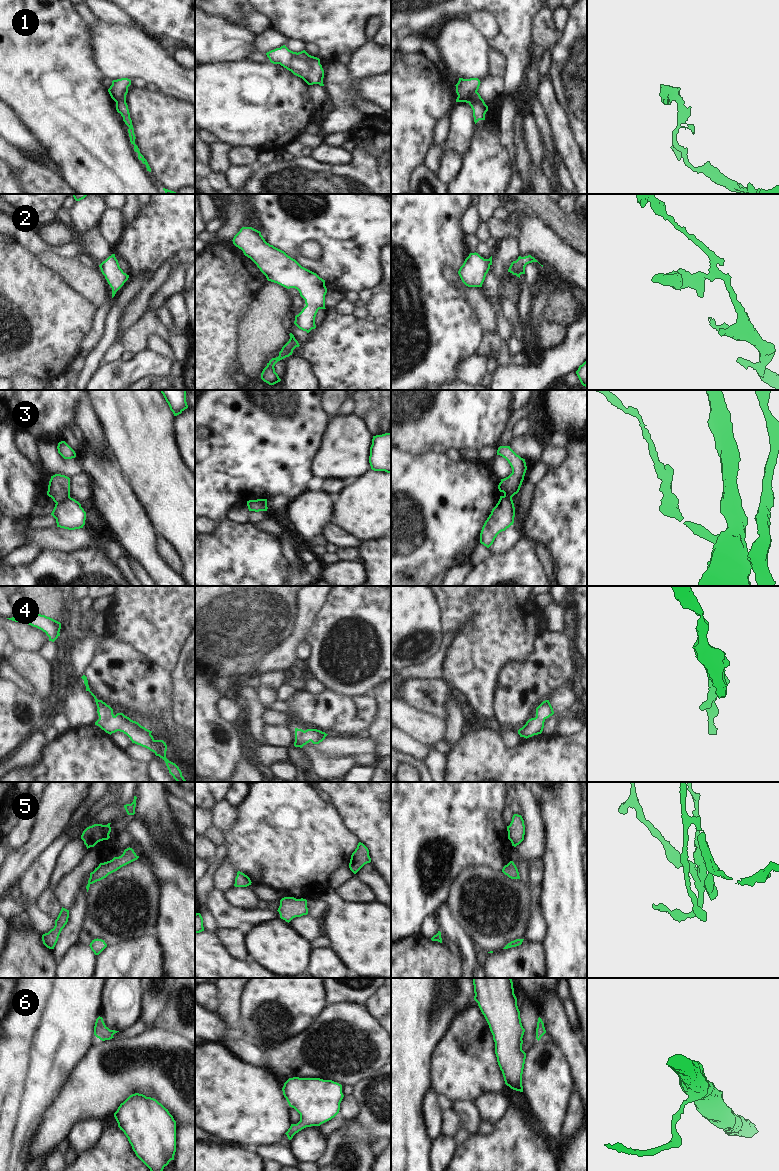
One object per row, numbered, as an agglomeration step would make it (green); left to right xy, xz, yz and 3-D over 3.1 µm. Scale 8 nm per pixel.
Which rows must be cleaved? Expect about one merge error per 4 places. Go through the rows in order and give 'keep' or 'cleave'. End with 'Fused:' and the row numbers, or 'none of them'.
1: cleave
2: keep
3: cleave
4: keep
5: keep
6: keep
Fused: 1, 3

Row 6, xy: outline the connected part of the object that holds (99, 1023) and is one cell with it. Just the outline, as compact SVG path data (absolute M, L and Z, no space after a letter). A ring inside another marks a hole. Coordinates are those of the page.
M98 1017L94 1026L94 1035L102 1041L110 1040L115 1033L119 1031L110 1030L104 1023L102 1017Z

